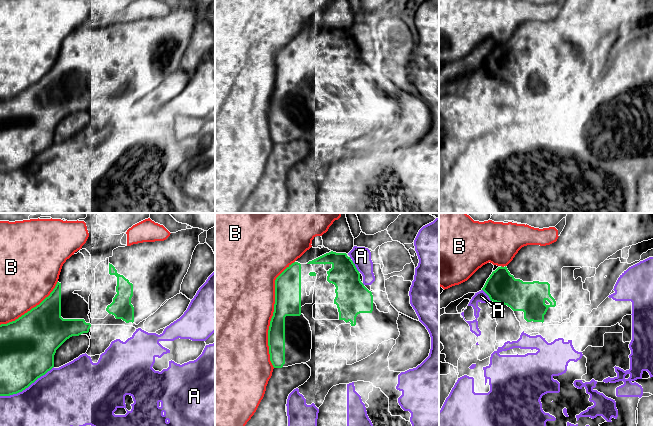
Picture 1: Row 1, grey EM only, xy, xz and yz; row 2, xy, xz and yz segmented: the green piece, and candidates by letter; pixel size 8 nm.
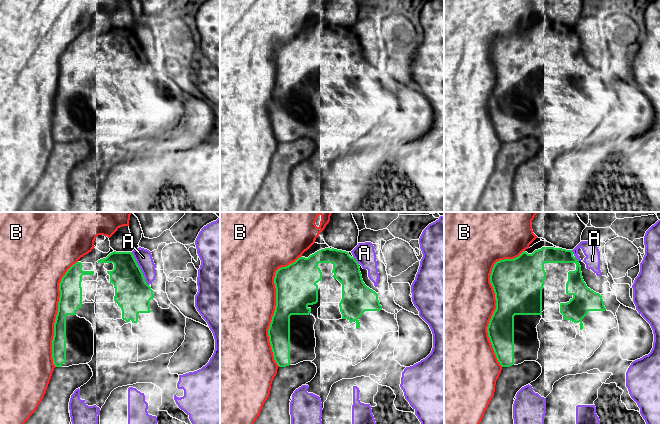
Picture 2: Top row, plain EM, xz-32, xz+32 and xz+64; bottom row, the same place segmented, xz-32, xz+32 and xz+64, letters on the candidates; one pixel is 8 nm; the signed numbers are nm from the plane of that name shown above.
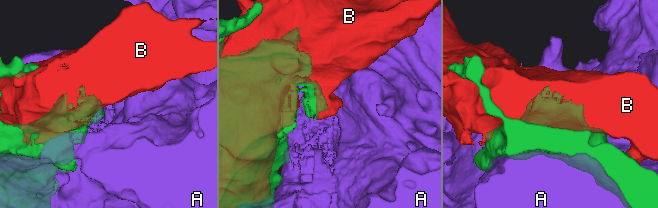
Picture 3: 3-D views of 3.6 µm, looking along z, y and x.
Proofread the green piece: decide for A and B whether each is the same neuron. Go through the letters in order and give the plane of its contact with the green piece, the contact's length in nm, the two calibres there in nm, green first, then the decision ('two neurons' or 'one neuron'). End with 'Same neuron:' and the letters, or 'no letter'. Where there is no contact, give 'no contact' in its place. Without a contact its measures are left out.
A: contact in xy; length 500 nm; calibres 400 and 420 nm; two neurons
B: contact in xz; length 850 nm; calibres 200 and 480 nm; two neurons
Same neuron: no letter

